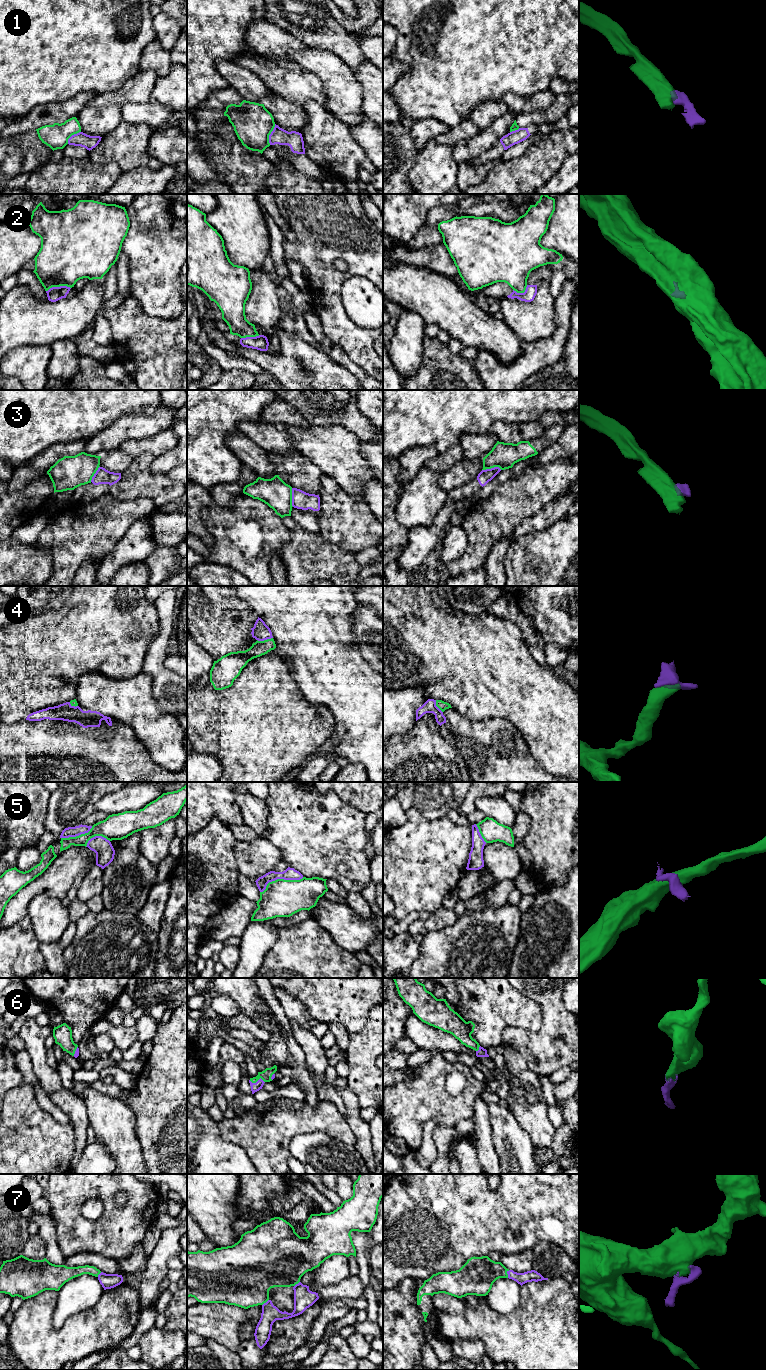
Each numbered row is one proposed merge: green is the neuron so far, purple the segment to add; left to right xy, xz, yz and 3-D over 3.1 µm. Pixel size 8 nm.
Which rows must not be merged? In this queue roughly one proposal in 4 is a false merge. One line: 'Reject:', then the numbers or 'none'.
Reject: 1, 2, 3, 5

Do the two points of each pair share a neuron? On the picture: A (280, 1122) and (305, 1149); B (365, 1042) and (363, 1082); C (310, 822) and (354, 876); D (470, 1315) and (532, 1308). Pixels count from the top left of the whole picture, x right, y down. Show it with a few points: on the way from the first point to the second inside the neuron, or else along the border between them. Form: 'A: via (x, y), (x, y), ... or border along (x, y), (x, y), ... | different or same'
A: border along (317, 1130), (297, 1133), (289, 1144), (290, 1155) | different
B: via (363, 1052), (363, 1072) | same
C: via (322, 835), (347, 863) | same
D: via (485, 1321), (517, 1321) | same

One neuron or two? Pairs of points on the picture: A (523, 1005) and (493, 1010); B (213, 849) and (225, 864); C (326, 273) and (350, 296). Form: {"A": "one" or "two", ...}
{"A": "one", "B": "one", "C": "two"}

